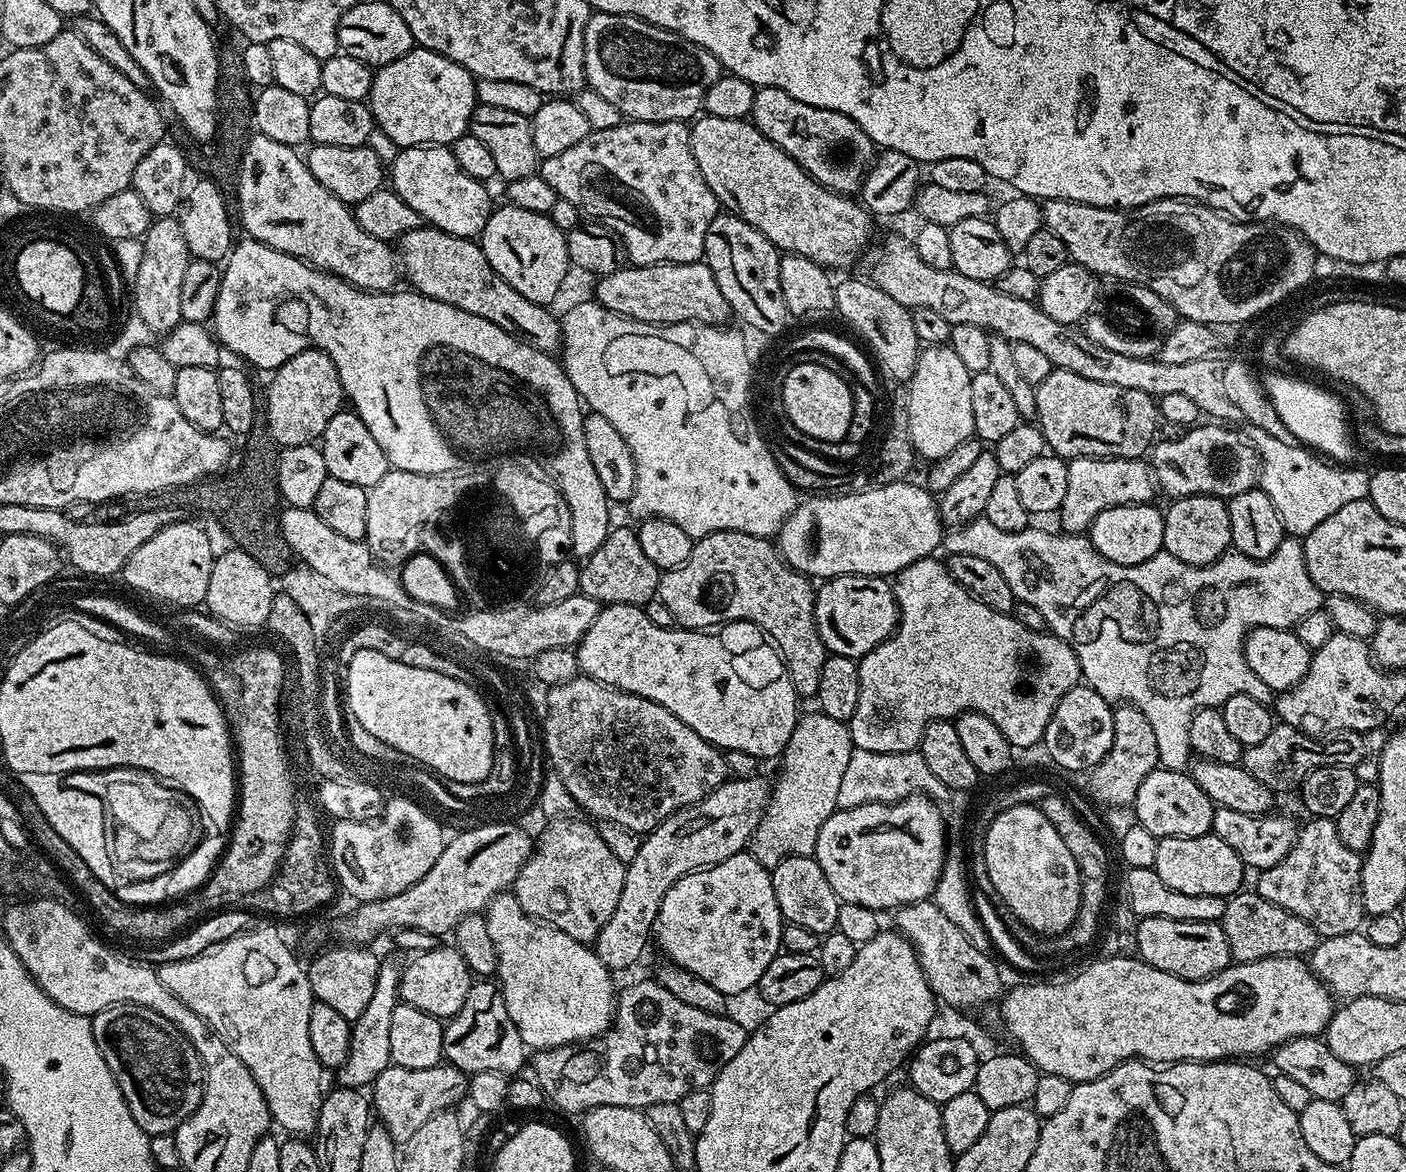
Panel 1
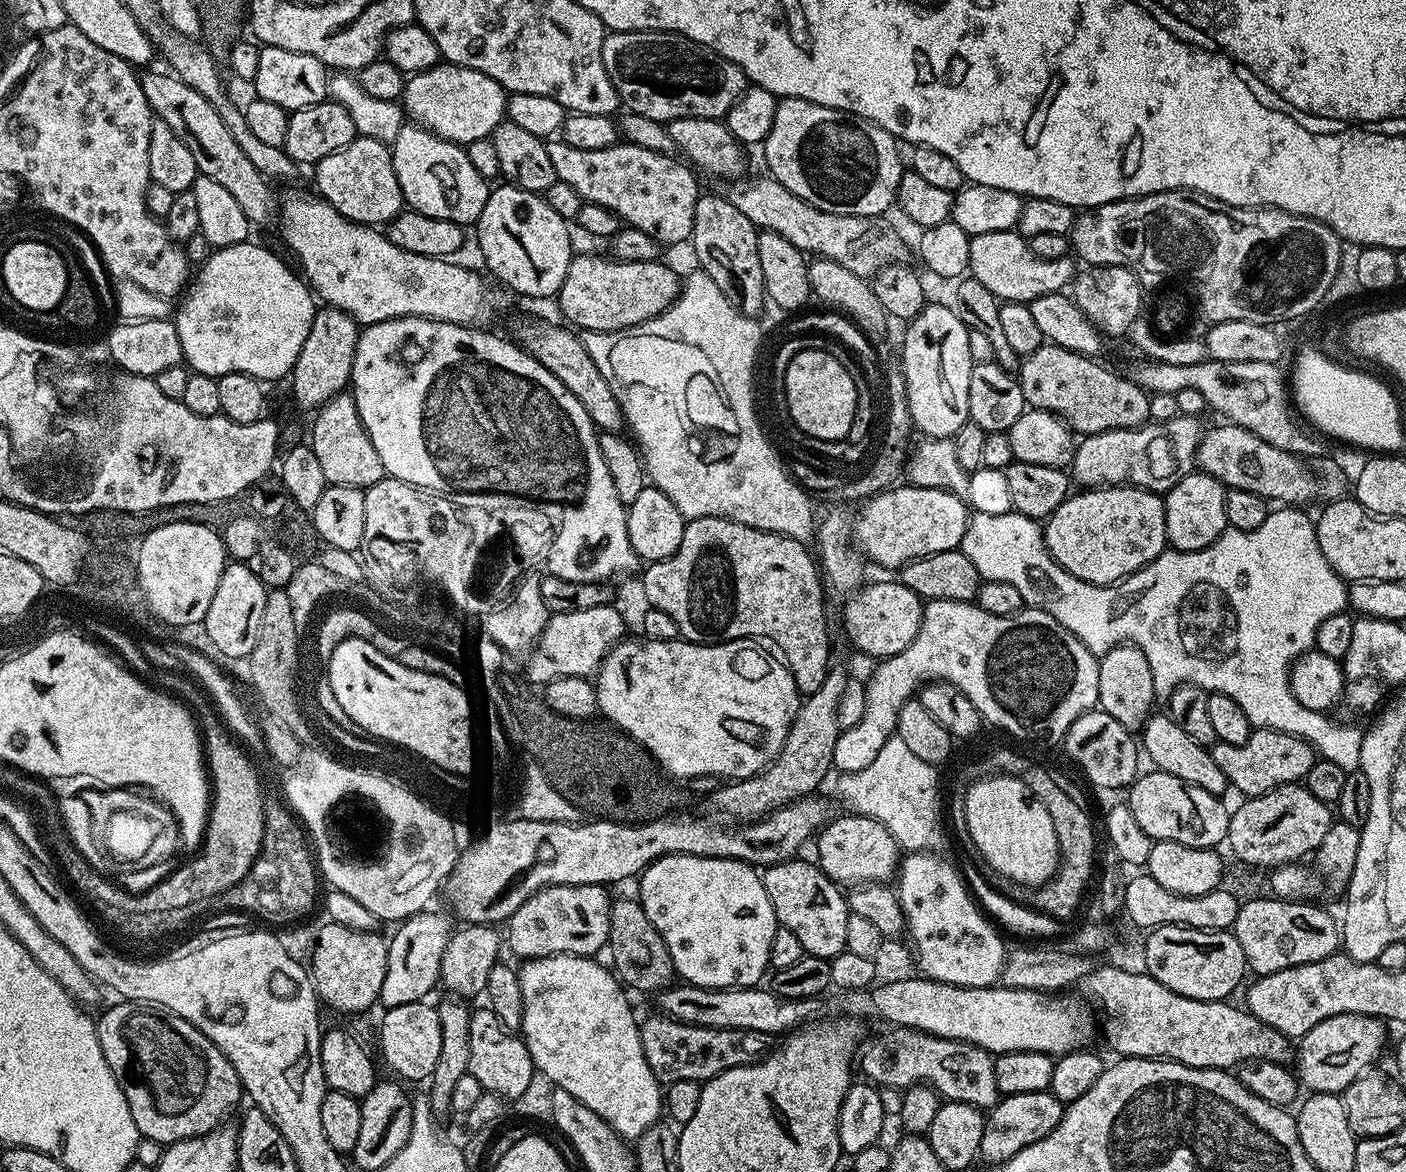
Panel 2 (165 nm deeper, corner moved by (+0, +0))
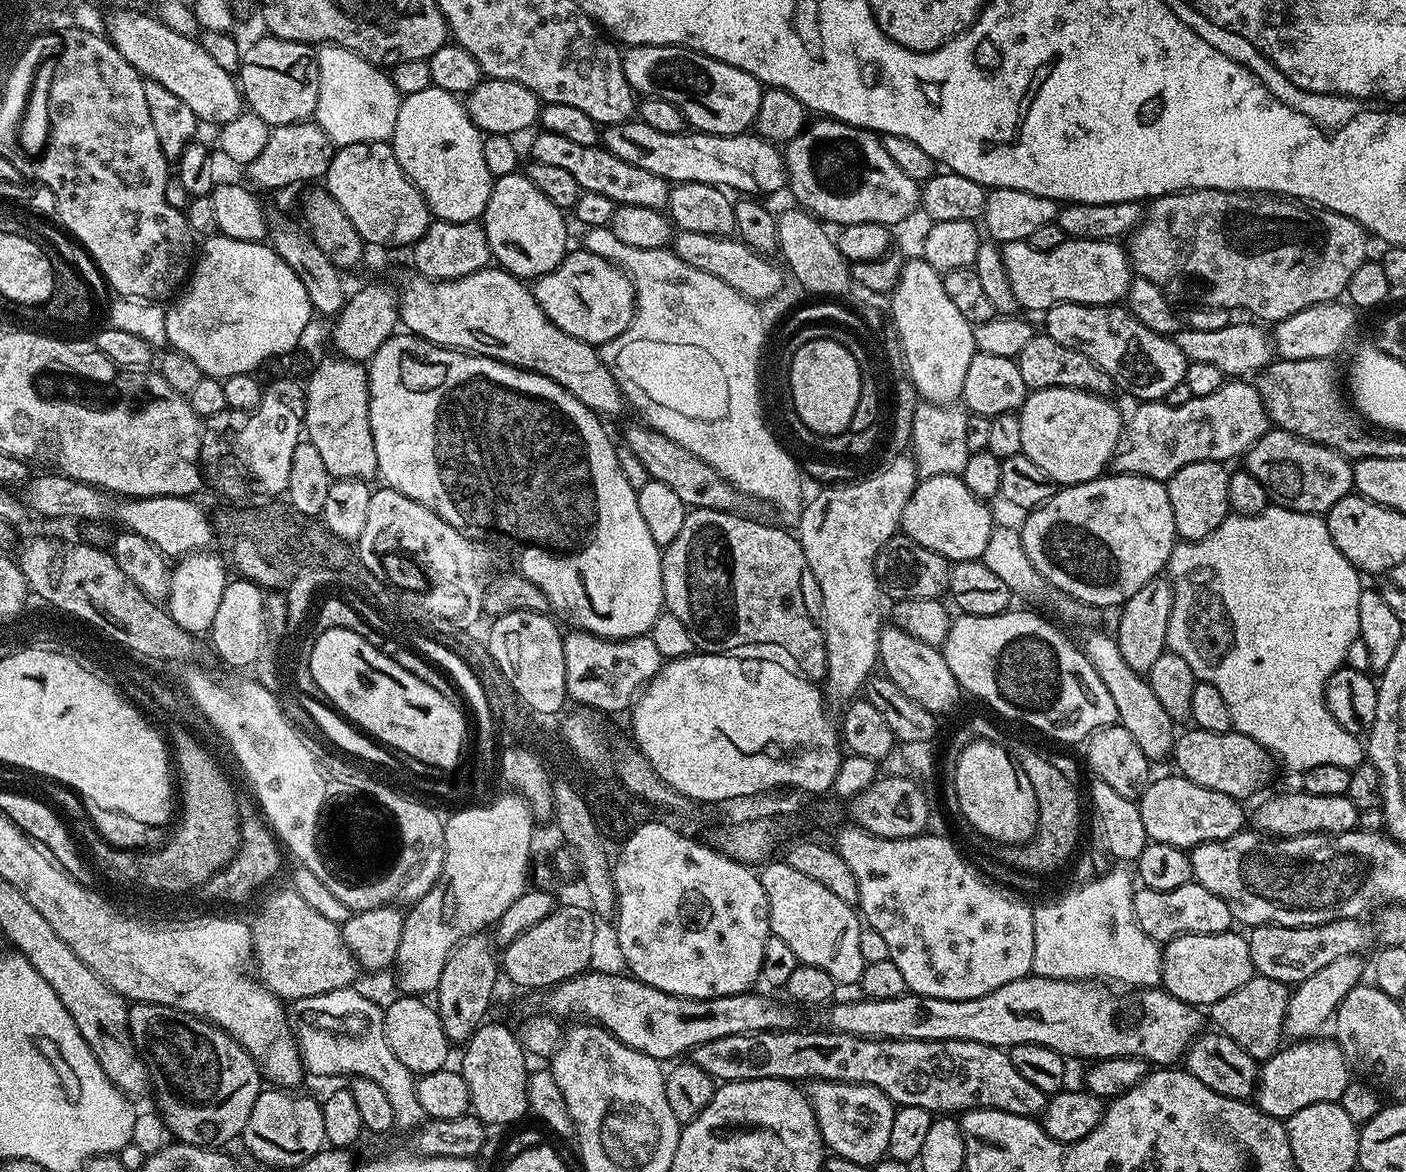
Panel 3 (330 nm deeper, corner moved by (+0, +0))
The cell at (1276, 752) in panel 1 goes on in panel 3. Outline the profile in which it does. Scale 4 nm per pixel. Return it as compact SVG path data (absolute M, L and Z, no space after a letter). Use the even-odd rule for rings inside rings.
M1192 726L1184 731L1176 737L1176 747L1172 749L1171 759L1176 760L1175 771L1185 776L1190 782L1198 786L1206 786L1206 790L1218 790L1218 794L1230 794L1230 798L1244 802L1247 801L1247 796L1254 795L1271 778L1274 757L1261 744L1254 742L1254 738L1246 738L1246 734L1235 730L1215 732Z

